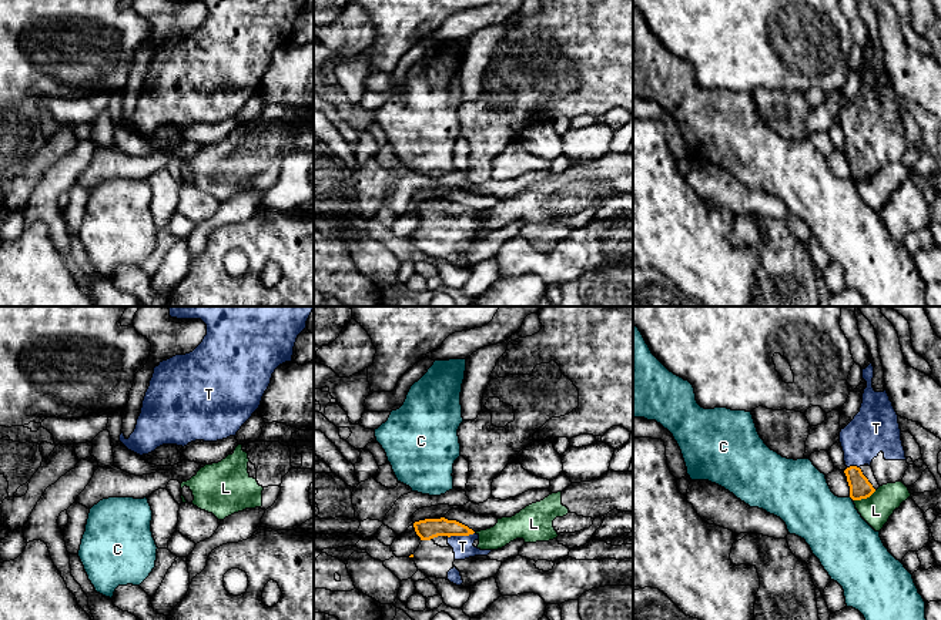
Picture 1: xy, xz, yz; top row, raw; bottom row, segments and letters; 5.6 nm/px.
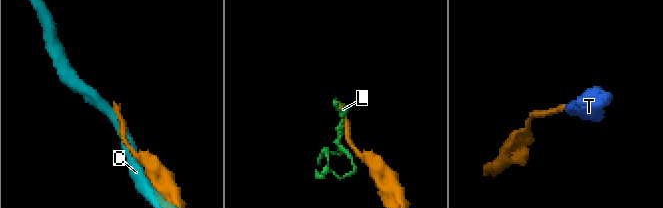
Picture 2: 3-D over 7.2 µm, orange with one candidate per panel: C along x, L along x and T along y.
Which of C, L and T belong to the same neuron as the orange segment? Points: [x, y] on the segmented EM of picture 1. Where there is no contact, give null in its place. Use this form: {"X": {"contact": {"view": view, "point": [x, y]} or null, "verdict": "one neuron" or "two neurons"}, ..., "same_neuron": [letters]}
{"C": {"contact": {"view": "yz", "point": [851, 498]}, "verdict": "two neurons"}, "L": {"contact": {"view": "yz", "point": [864, 498]}, "verdict": "two neurons"}, "T": {"contact": {"view": "xz", "point": [461, 535]}, "verdict": "one neuron"}, "same_neuron": ["T"]}

